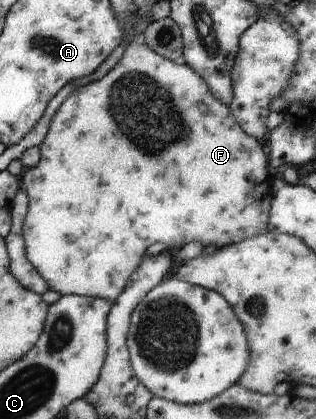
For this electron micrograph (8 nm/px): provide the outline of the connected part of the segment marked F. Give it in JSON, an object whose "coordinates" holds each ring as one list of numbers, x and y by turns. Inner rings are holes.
{"coordinates":[[128,34,126,36,126,41,124,45,123,55,118,59,117,65,105,75,100,80,91,81,88,84,82,85,69,94,69,97,61,104,61,107,55,113,54,118,51,120,51,125,48,131,48,134,45,136,44,142,38,147,40,149,40,162,32,168,23,170,22,174,19,176,21,181,21,189,28,195,28,208,26,211,26,216,22,225,22,234,24,237,24,247,25,254,28,257,28,260,32,263,32,266,39,272,39,275,47,282,48,289,57,292,64,296,65,294,77,294,80,296,91,296,94,298,108,299,112,300,112,303,115,303,116,297,125,289,127,282,129,281,129,276,137,269,141,258,145,255,146,249,153,244,163,244,165,249,177,250,182,248,187,243,191,241,201,241,204,247,206,245,217,245,218,249,221,249,223,246,229,246,233,244,235,239,252,238,255,236,265,235,266,233,271,232,269,227,269,216,270,216,270,205,271,198,270,195,270,182,273,176,268,160,269,158,265,155,264,148,259,143,259,140,256,140,254,137,251,137,248,133,243,131,243,128,240,126,240,123,235,119,235,116,232,114,229,106,226,106,224,103,221,103,209,89,209,86,194,69,191,69,187,64,178,63,178,61,172,62,171,60,165,59,163,56,160,56,158,53,155,53,152,49,149,49,149,46,144,42,143,36,137,35,131,36],[135,127,145,127,143,131,143,137,139,139,141,131,137,131]]}

